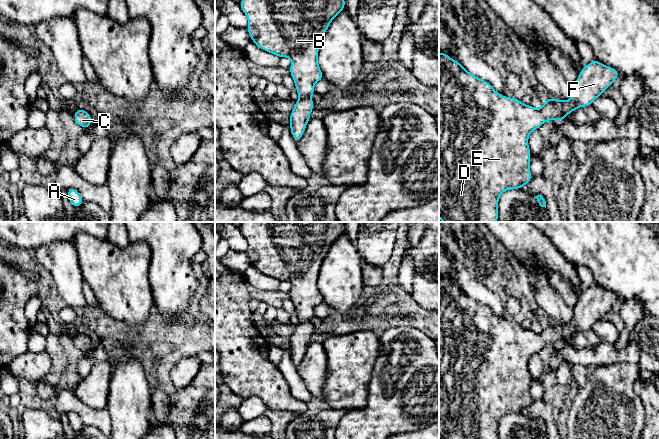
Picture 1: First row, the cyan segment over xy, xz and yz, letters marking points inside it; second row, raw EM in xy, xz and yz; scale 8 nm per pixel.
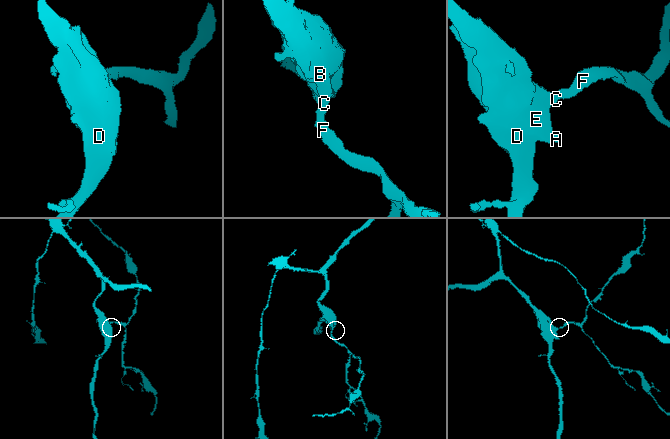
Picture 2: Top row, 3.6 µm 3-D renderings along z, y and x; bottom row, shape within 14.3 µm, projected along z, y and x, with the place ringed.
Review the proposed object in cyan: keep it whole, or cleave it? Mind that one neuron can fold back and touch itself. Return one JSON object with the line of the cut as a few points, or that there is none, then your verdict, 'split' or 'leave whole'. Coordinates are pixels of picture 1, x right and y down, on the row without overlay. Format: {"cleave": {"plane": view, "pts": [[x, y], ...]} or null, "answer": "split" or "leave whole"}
{"cleave": null, "answer": "leave whole"}

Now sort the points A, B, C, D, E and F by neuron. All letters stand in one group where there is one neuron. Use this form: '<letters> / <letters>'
A B C D E F

